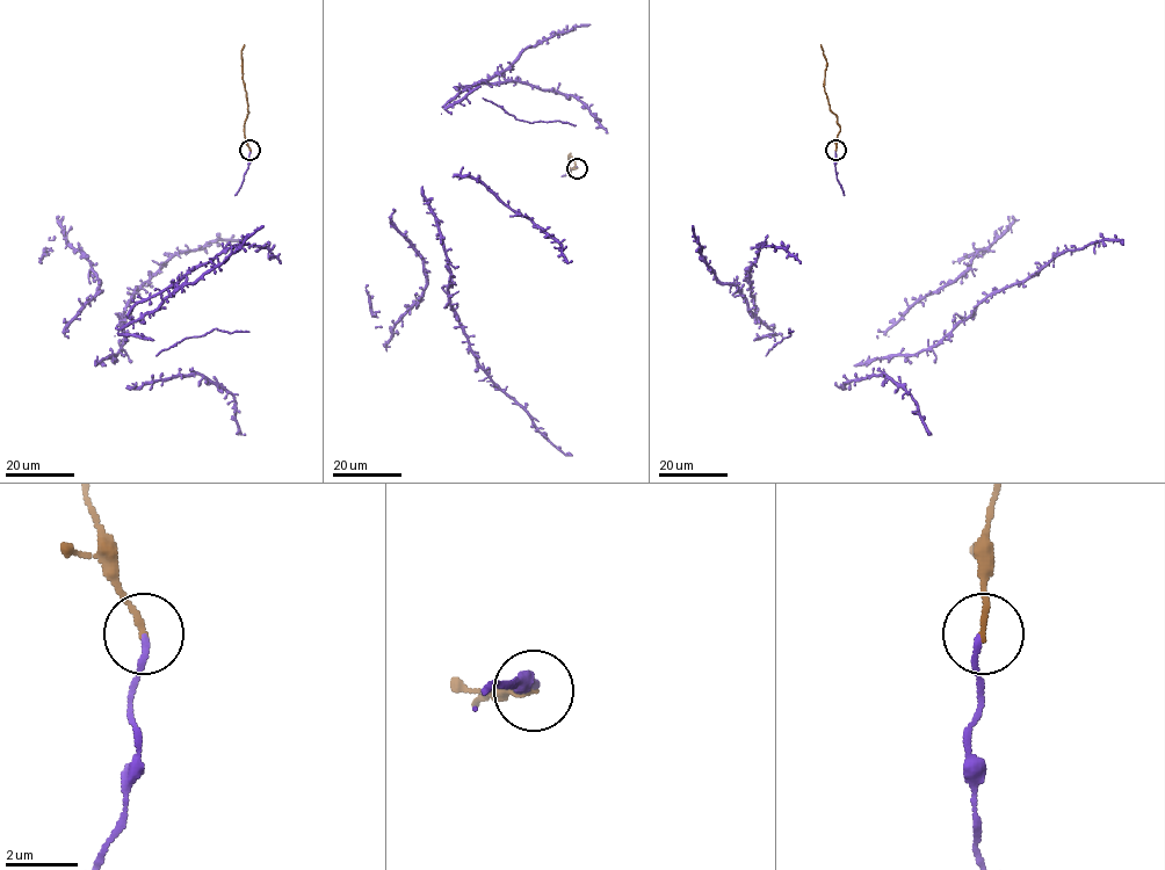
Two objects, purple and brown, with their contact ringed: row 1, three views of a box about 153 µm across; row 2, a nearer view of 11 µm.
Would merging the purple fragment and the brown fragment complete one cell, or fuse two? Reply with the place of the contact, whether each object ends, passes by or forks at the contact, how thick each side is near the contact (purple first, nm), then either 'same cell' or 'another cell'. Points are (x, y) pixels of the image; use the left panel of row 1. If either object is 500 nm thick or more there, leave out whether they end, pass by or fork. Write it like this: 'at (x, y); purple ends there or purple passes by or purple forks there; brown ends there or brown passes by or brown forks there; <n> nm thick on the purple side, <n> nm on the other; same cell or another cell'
at (250, 150); purple ends there; brown ends there; 160 nm thick on the purple side, 160 nm on the other; same cell

